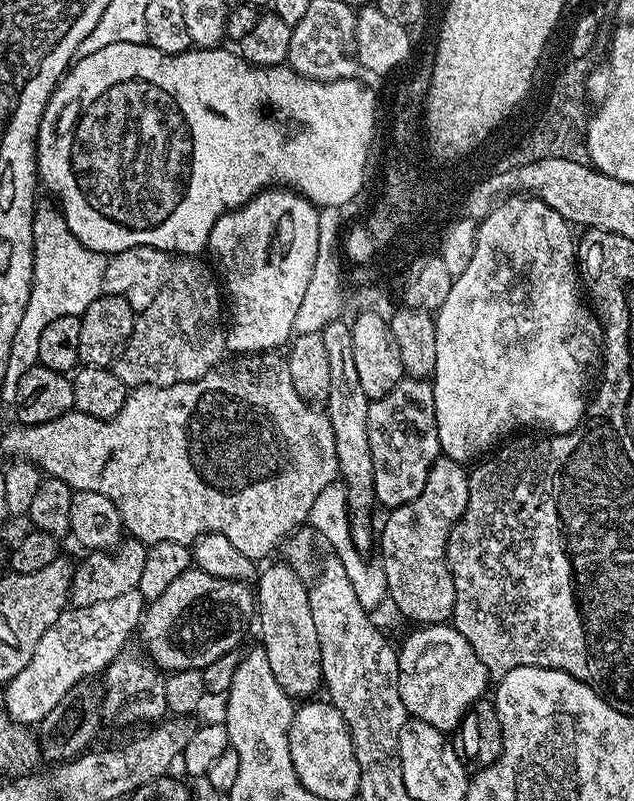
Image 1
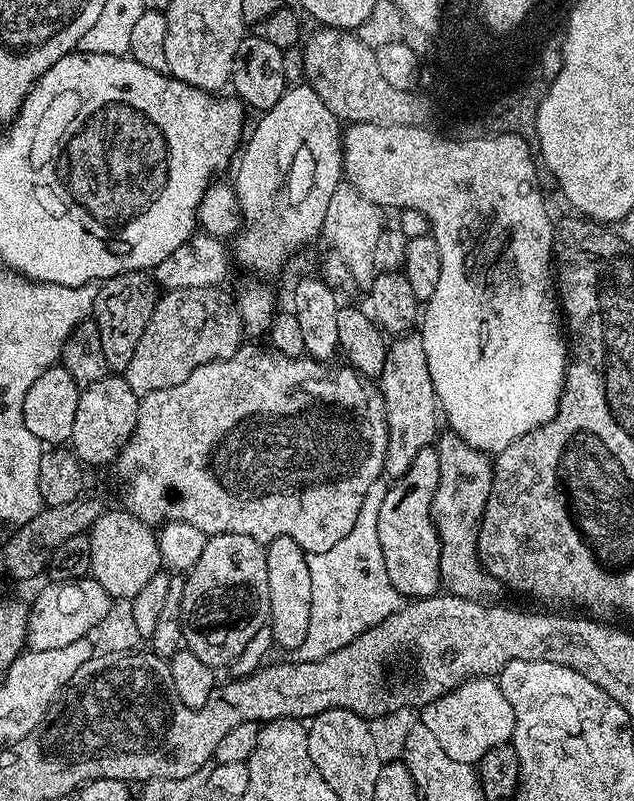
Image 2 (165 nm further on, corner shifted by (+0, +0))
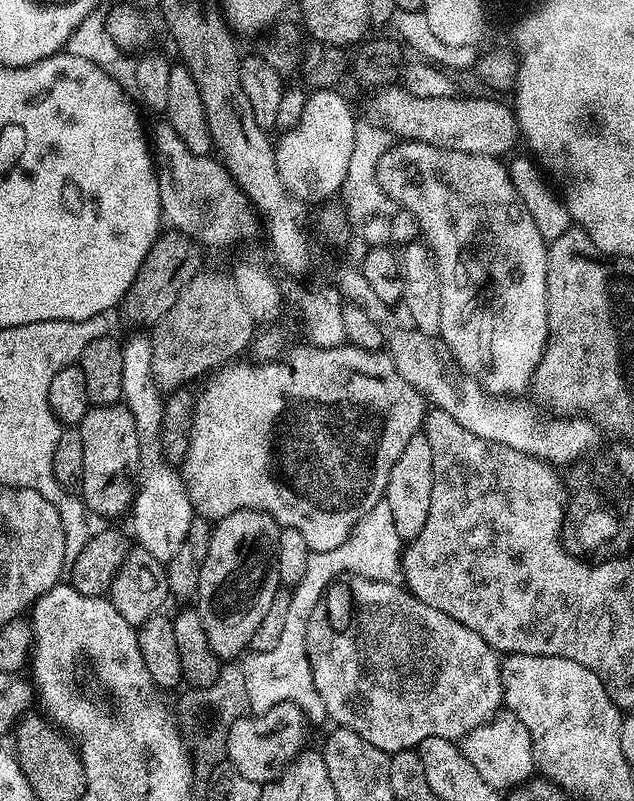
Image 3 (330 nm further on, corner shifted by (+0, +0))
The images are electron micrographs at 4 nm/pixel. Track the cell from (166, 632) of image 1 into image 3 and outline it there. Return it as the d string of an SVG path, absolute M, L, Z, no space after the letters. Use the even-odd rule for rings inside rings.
M253 508L226 514L226 518L215 521L210 550L202 565L202 578L198 578L194 607L202 618L202 630L206 630L210 650L214 650L222 662L235 661L249 647L247 644L263 626L276 600L276 591L281 591L278 574L280 529L270 514Z

